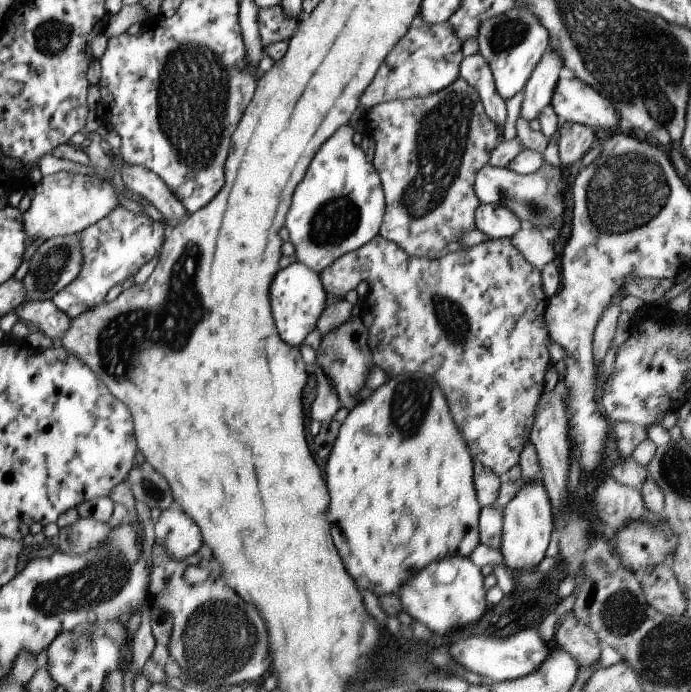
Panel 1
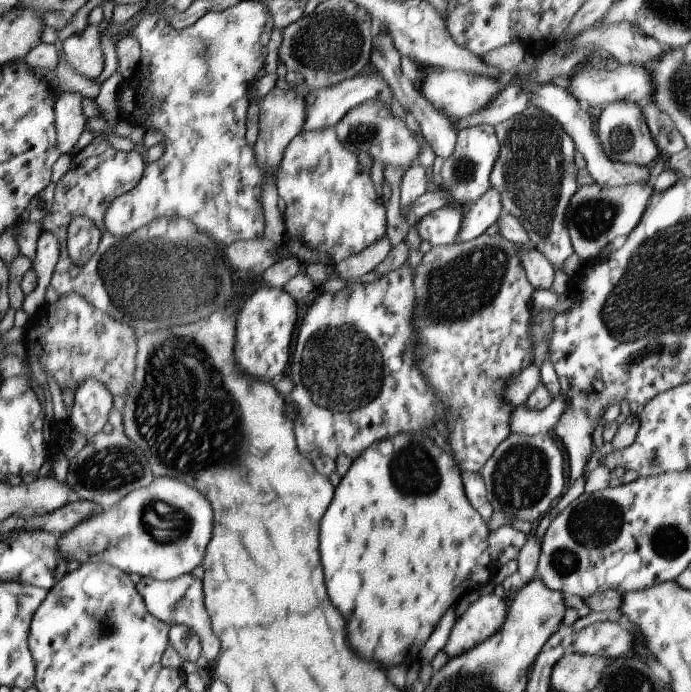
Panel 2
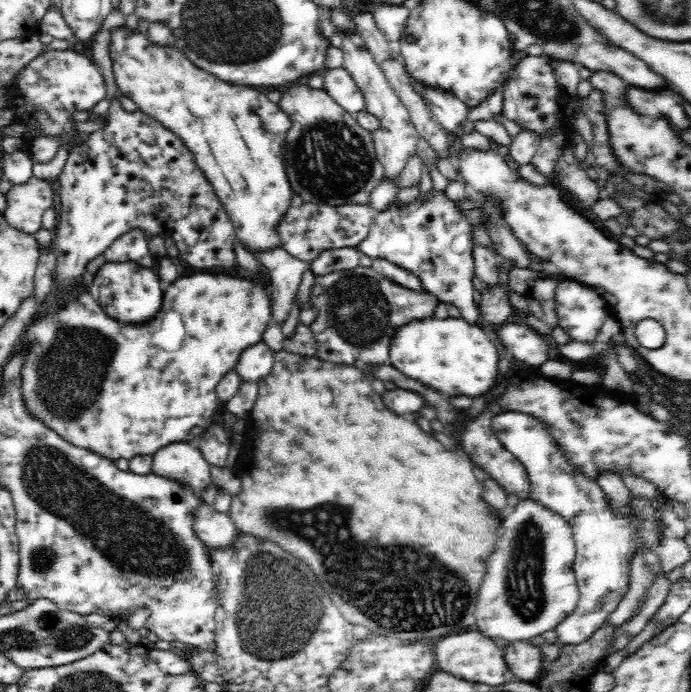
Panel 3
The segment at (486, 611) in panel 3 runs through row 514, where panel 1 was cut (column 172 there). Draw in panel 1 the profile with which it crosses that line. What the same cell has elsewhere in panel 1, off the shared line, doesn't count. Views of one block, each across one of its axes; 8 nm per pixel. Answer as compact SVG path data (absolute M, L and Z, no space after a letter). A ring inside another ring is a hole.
M161 510L153 524L155 546L161 546L175 562L183 562L199 552L203 546L199 526L185 514L177 510Z

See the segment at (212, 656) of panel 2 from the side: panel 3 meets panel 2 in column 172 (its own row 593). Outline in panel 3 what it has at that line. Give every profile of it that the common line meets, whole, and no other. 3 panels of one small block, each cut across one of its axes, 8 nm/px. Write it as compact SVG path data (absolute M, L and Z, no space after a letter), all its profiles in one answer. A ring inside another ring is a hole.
M506 412L492 418L492 430L496 438L516 456L520 464L526 466L530 476L530 500L536 500L550 512L564 516L574 532L576 540L576 560L572 570L576 572L580 602L572 616L560 622L554 630L562 642L566 644L582 644L590 636L594 636L600 628L606 626L606 620L620 606L622 598L630 588L630 572L632 572L632 556L646 548L658 548L660 544L660 516L658 508L646 498L632 498L628 504L632 510L628 516L620 516L608 506L608 500L598 482L586 478L576 472L576 468L566 460L564 452L556 446L556 440L544 428L542 420L522 414L522 412Z

